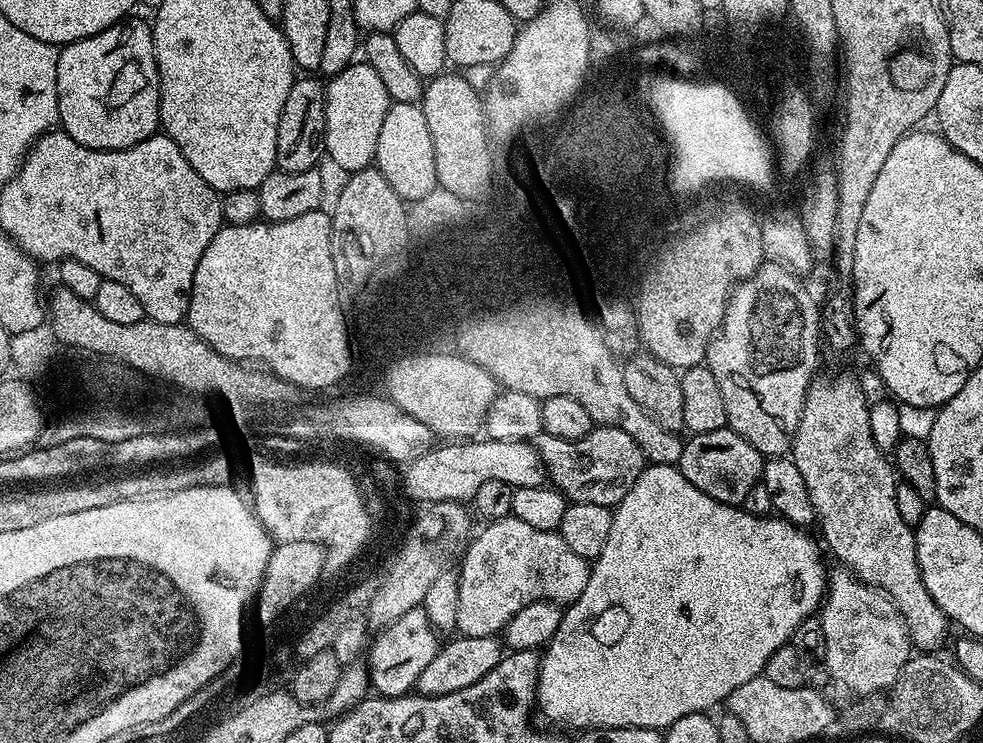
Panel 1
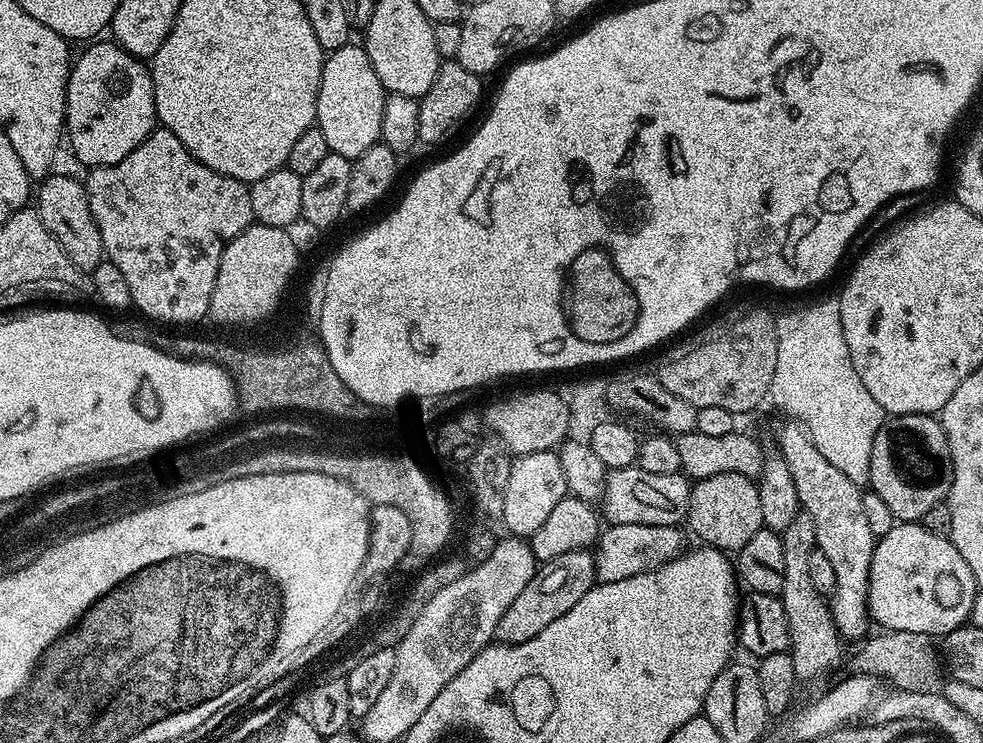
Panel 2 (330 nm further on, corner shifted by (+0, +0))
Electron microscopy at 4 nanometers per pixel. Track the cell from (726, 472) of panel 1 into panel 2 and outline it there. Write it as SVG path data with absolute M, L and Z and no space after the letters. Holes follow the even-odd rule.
M737 472L714 474L714 478L698 480L692 484L690 506L686 517L687 531L697 536L701 545L718 548L725 554L739 552L750 537L764 527L762 522L762 498L757 481Z

